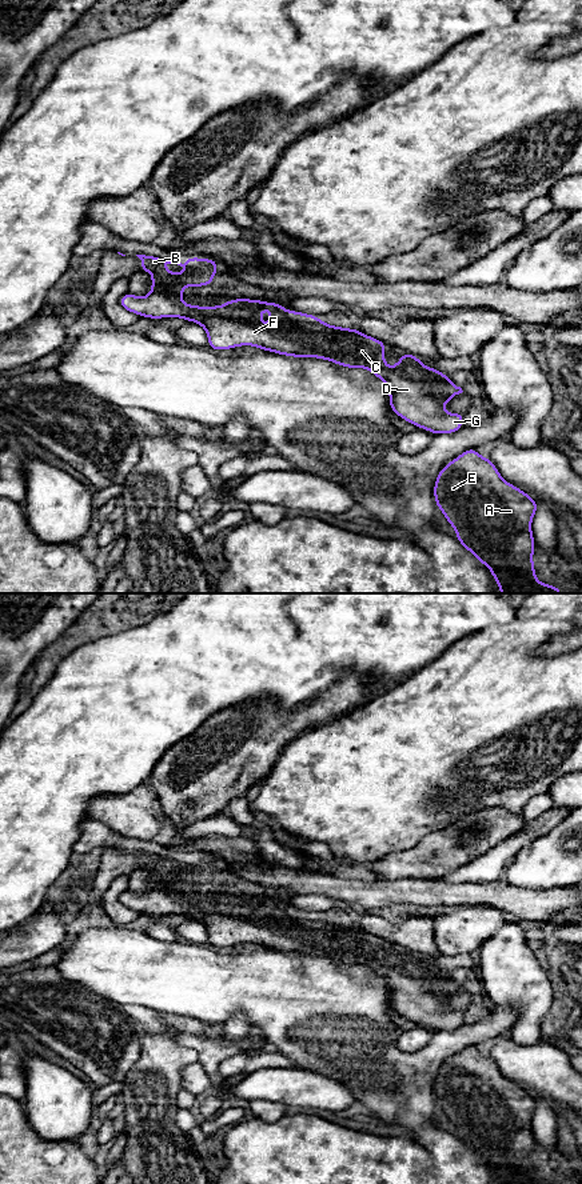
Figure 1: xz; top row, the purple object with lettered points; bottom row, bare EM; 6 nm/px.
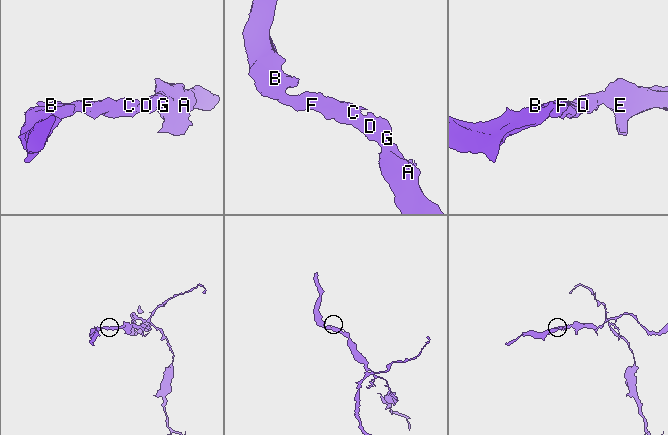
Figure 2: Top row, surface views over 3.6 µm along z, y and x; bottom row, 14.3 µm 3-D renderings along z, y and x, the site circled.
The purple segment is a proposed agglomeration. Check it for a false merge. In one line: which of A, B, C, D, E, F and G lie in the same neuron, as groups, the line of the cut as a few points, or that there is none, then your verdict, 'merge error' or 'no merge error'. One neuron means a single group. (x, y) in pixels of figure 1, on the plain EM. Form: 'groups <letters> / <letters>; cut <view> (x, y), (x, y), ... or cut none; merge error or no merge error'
groups A B C D E F G; cut none; no merge error

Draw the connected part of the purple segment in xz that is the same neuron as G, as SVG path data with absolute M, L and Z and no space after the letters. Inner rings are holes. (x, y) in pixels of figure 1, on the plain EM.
M136 852L141 857L141 869L152 869L151 891L137 895L132 891L124 891L119 896L123 907L133 909L148 916L182 915L186 919L195 919L202 923L208 935L208 945L232 947L240 943L252 943L262 948L275 949L292 955L316 955L332 959L346 965L366 965L378 976L384 979L390 993L390 1007L410 1021L432 1029L435 1033L441 1031L455 1031L463 1024L465 1011L445 1011L445 1001L454 993L462 991L462 985L453 981L449 972L445 972L432 964L423 964L419 955L403 948L403 953L396 959L394 965L388 965L384 959L384 945L387 940L364 932L359 927L340 925L328 923L315 912L307 912L298 908L288 908L280 900L268 897L250 897L246 895L223 900L220 904L188 903L182 899L183 887L187 883L206 884L214 880L215 869L219 867L216 857L186 855L186 860L175 857L166 859L158 853ZM166 861L178 861L186 864L187 868L175 872L163 864ZM270 905L272 920L262 923L262 907Z

